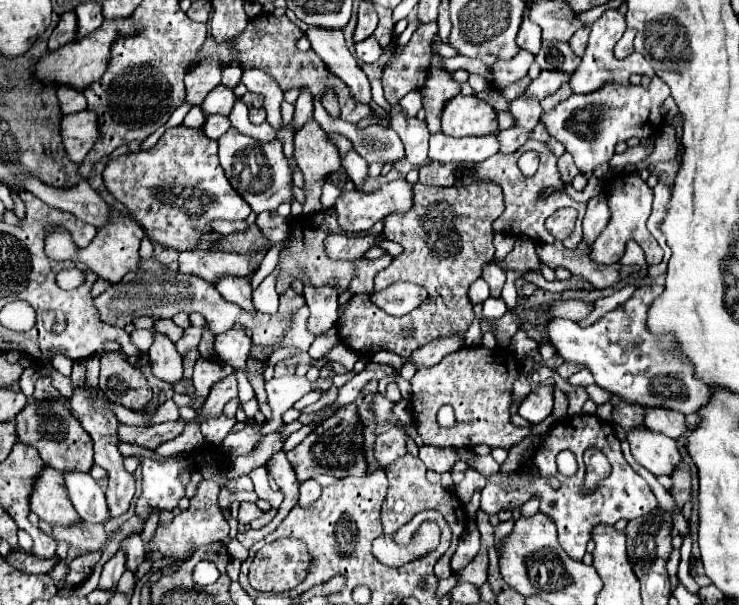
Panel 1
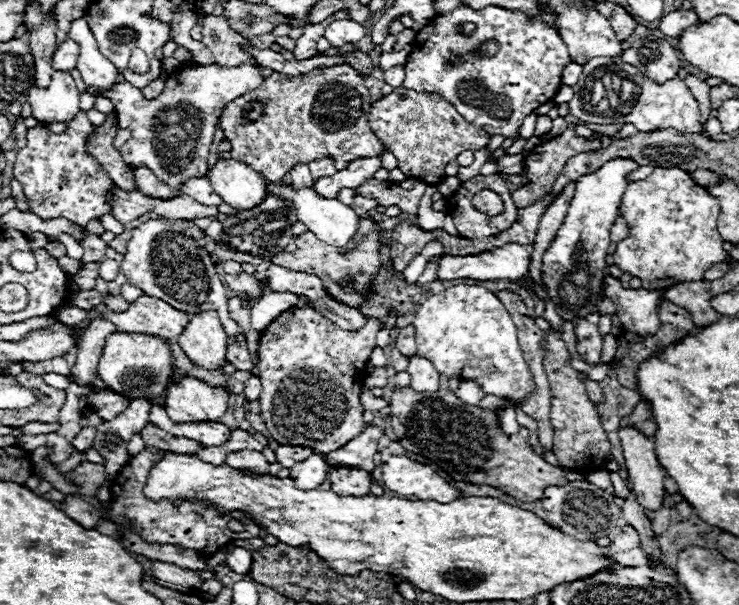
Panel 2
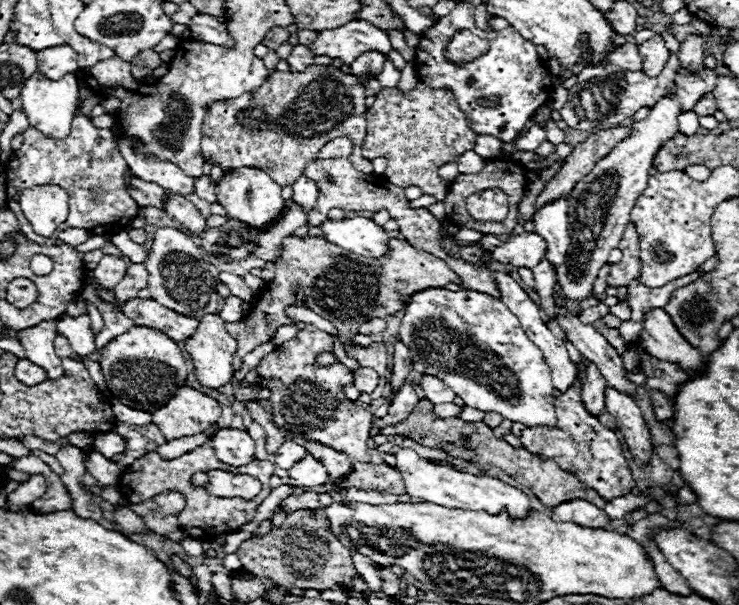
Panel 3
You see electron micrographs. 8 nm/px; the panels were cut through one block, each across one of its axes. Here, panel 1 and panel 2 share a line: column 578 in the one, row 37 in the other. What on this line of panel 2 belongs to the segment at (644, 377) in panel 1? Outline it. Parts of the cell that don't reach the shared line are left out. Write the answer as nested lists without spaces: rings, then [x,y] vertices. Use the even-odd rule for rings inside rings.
[[[344,18],[344,20],[332,22],[326,28],[324,36],[332,48],[340,48],[344,44],[356,44],[358,40],[362,40],[366,36],[366,28],[362,24],[350,20],[350,18]]]

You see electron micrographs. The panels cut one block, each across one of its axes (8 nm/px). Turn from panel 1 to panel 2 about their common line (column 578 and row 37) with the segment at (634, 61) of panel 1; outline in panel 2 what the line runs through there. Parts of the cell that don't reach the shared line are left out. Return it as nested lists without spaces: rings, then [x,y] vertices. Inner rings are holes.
[[[76,18],[70,24],[70,30],[66,34],[68,40],[74,40],[80,46],[78,54],[78,70],[82,74],[82,80],[86,86],[98,86],[98,88],[110,88],[116,78],[114,64],[98,50],[96,40],[86,24],[84,18]]]

